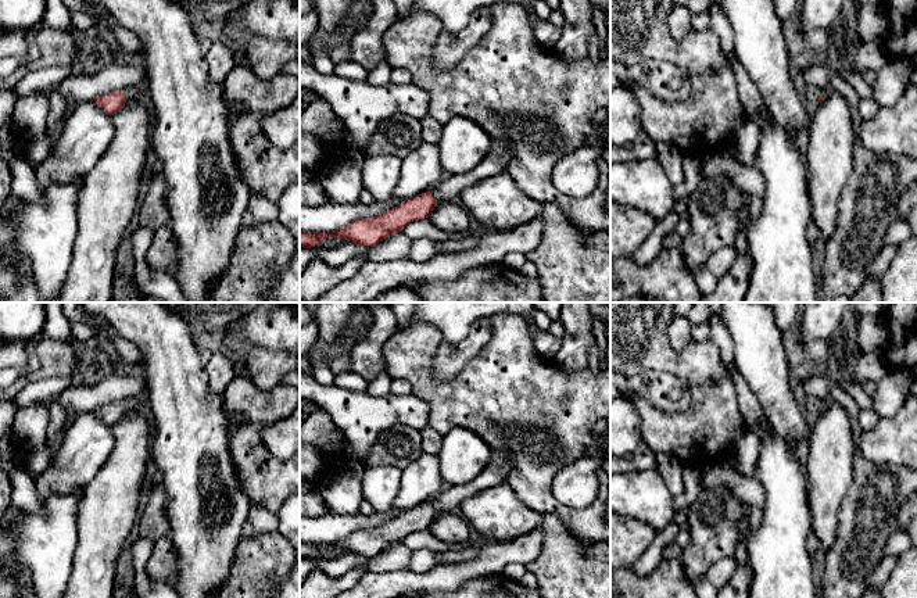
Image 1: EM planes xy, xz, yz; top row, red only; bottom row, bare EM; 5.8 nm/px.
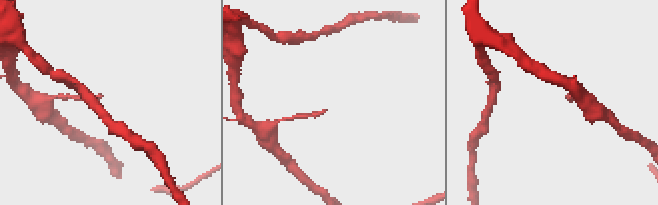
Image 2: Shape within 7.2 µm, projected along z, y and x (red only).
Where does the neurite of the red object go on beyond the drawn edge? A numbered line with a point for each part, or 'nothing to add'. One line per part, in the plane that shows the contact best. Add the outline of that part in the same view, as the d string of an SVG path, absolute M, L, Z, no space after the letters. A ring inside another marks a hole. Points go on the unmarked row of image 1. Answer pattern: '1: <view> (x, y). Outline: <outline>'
1: xz (450, 500). Outline: M492 452L490 463L474 480L463 486L449 486L431 499L436 512L455 512L465 499L486 488L506 483L509 469L509 462L504 455Z

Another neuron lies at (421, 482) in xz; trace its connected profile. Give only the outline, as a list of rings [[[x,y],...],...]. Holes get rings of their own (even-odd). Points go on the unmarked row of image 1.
[[[423,454],[402,469],[401,488],[393,508],[409,511],[429,502],[443,491],[443,484],[438,455]]]

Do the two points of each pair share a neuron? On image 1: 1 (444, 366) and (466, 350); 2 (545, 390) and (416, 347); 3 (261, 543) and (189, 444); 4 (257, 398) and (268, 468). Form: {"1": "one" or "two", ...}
{"1": "one", "2": "one", "3": "two", "4": "one"}

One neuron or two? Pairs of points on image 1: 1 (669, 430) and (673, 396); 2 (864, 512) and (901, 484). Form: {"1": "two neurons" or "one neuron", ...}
{"1": "two neurons", "2": "one neuron"}

